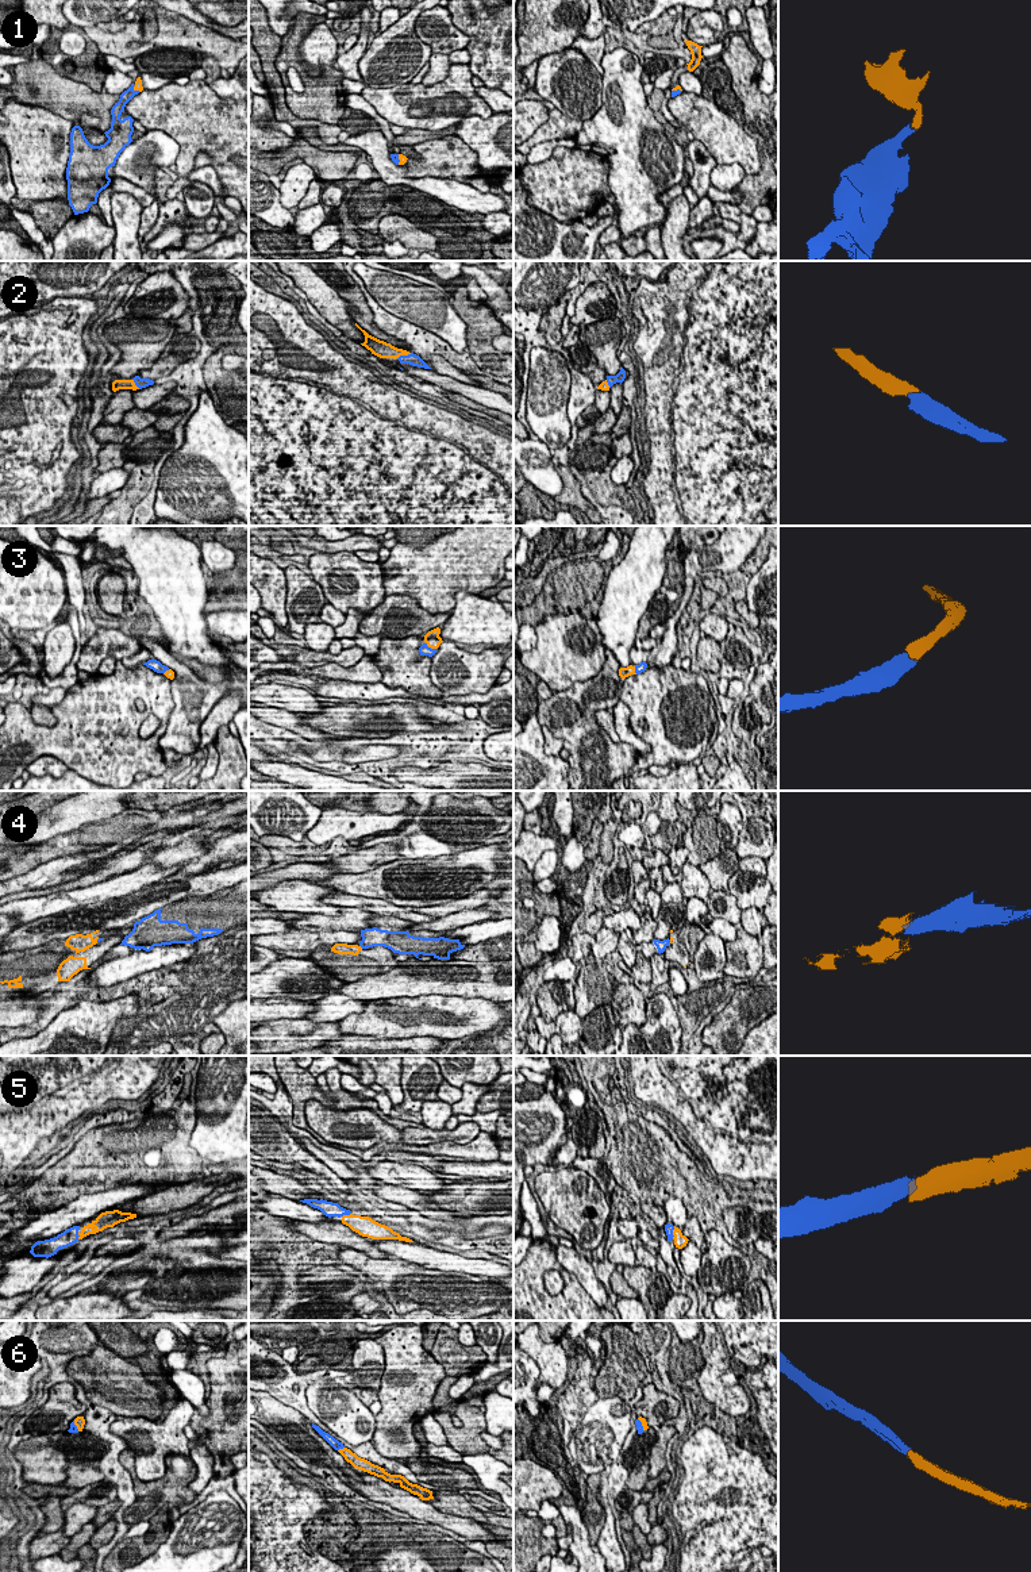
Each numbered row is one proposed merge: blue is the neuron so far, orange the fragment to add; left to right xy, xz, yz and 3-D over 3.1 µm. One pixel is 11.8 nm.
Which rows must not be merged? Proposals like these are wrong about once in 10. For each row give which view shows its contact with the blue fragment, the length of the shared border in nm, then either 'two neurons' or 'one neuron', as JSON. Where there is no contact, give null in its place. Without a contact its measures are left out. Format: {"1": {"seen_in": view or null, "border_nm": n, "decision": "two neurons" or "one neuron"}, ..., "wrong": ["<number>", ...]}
{"1": {"seen_in": "xz", "border_nm": 130, "decision": "one neuron"}, "2": {"seen_in": "xz", "border_nm": 190, "decision": "one neuron"}, "3": {"seen_in": "xz", "border_nm": 150, "decision": "one neuron"}, "4": {"seen_in": "xz", "border_nm": 60, "decision": "two neurons"}, "5": {"seen_in": "xz", "border_nm": 120, "decision": "one neuron"}, "6": {"seen_in": "xz", "border_nm": 100, "decision": "one neuron"}, "wrong": ["4"]}

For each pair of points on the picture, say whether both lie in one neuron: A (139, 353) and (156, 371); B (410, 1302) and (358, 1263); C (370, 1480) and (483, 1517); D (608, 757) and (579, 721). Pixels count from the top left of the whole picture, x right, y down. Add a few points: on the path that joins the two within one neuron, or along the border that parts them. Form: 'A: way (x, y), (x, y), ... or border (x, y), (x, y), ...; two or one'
A: border (170, 341), (160, 357), (137, 375); two
B: way (410, 1284), (396, 1271), (376, 1269); one
C: border (426, 1501), (442, 1511), (457, 1515); two
D: way (599, 748), (581, 730); one

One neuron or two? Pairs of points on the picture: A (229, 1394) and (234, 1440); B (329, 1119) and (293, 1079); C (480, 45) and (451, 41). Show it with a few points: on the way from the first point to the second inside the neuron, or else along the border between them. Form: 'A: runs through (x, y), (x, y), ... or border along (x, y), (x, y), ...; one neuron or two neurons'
A: runs through (222, 1405), (223, 1429); one neuron
B: border along (339, 1110), (308, 1099), (303, 1111); two neurons
C: border along (450, 16), (451, 22), (468, 37), (465, 47); two neurons

